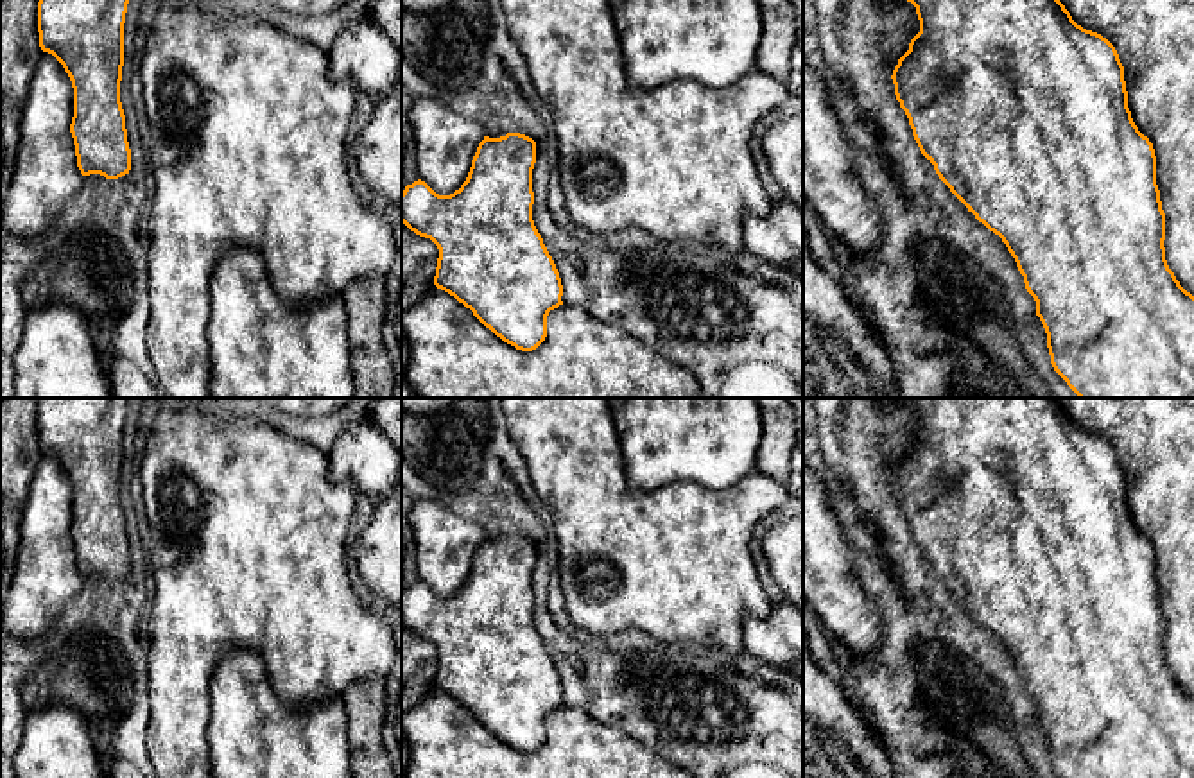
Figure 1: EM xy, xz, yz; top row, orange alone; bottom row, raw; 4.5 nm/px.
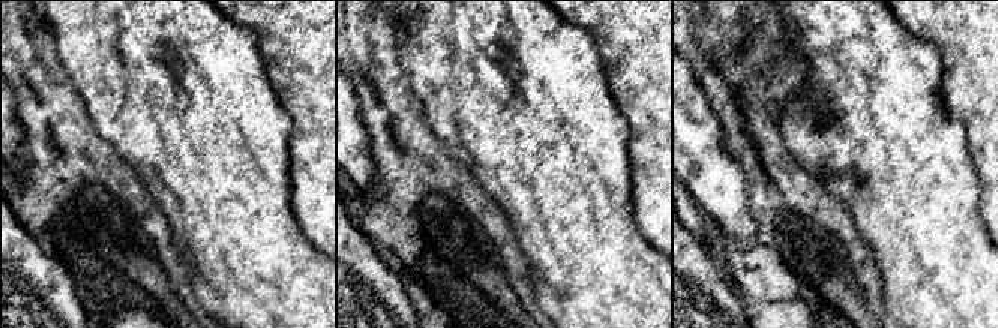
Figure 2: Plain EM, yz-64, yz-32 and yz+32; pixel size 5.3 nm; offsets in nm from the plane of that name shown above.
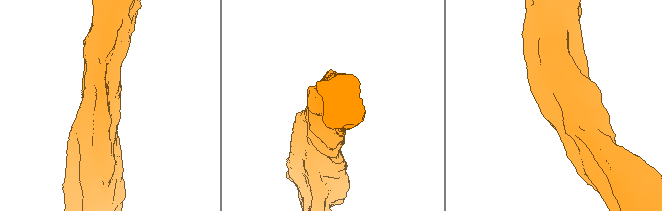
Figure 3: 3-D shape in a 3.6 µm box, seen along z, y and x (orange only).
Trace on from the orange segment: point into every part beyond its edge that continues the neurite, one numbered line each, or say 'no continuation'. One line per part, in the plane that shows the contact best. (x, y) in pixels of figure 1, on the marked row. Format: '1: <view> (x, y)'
no continuation

